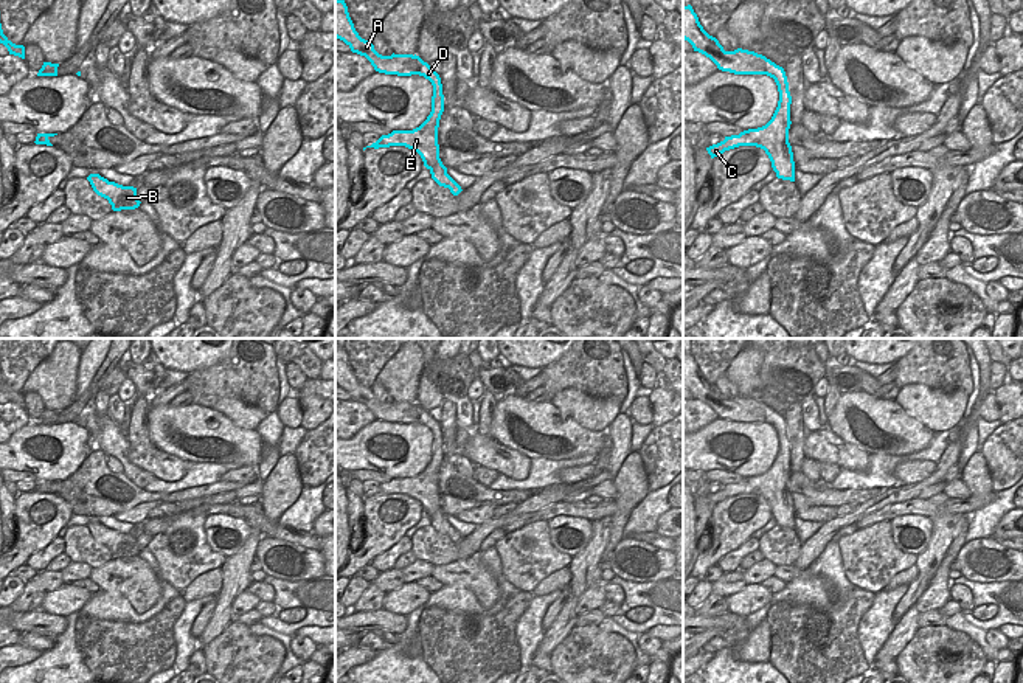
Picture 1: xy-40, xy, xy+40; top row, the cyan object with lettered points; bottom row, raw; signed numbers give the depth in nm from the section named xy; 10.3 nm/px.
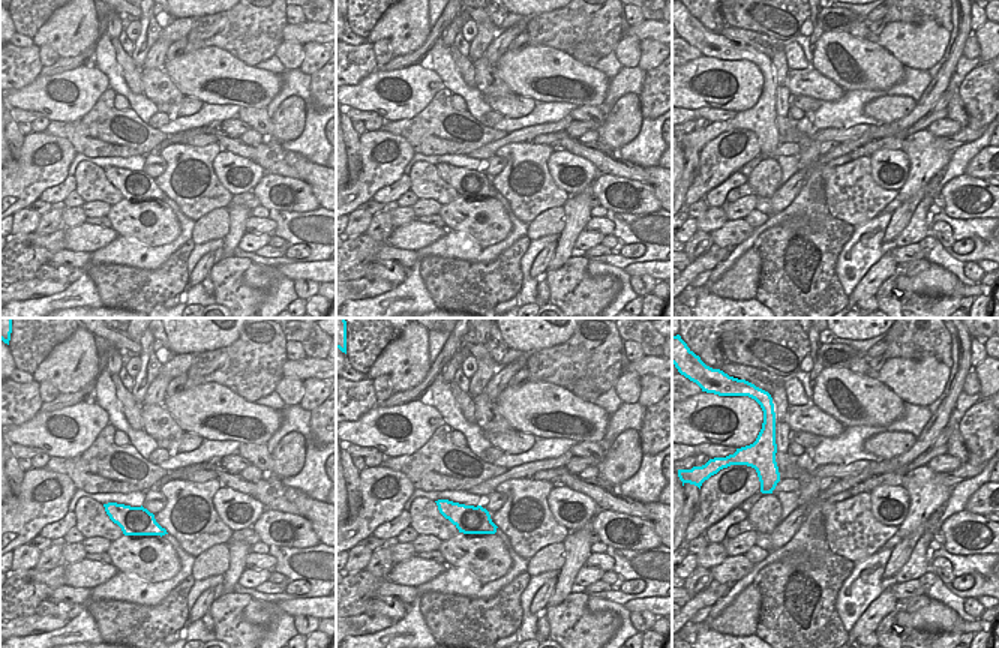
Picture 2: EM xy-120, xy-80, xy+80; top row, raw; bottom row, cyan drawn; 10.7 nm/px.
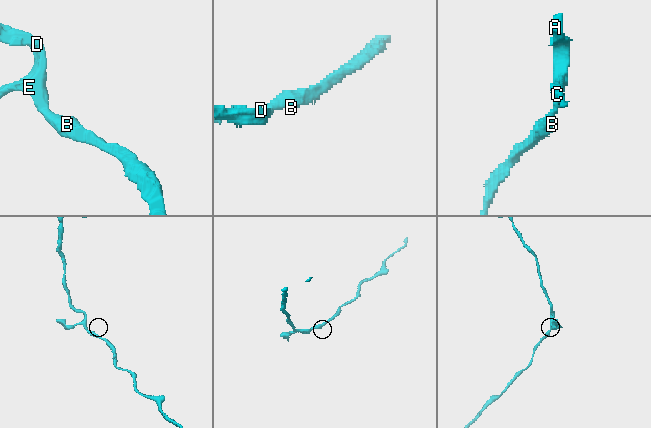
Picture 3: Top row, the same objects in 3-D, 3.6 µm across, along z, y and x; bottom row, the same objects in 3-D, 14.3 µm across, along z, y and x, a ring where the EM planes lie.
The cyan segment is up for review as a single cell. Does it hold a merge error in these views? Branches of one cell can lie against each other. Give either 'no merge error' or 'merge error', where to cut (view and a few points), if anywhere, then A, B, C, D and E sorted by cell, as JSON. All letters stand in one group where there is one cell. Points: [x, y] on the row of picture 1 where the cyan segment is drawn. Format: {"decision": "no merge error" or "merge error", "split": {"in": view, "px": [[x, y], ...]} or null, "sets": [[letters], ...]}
{"decision": "no merge error", "split": null, "sets": [["A", "B", "C", "D", "E"]]}

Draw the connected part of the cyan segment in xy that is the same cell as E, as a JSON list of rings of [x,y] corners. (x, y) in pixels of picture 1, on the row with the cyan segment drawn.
[[[335,0],[335,37],[343,40],[352,53],[365,56],[379,73],[397,76],[419,75],[432,82],[432,112],[427,120],[413,130],[393,130],[388,135],[382,135],[376,143],[366,147],[405,146],[416,151],[421,155],[424,166],[430,171],[432,179],[439,186],[449,188],[453,196],[458,196],[463,189],[447,174],[447,168],[439,158],[438,127],[444,112],[444,95],[439,75],[416,54],[379,54],[371,40],[362,39],[355,31],[345,0]]]

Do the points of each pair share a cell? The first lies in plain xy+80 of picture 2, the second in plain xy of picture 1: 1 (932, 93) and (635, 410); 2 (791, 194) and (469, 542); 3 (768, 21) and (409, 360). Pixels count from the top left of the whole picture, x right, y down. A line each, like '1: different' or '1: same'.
1: different
2: same
3: different

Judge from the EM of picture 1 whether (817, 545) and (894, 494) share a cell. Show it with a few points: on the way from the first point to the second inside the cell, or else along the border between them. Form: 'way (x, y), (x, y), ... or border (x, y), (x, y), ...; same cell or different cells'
way (835, 525), (856, 517), (874, 505); same cell

